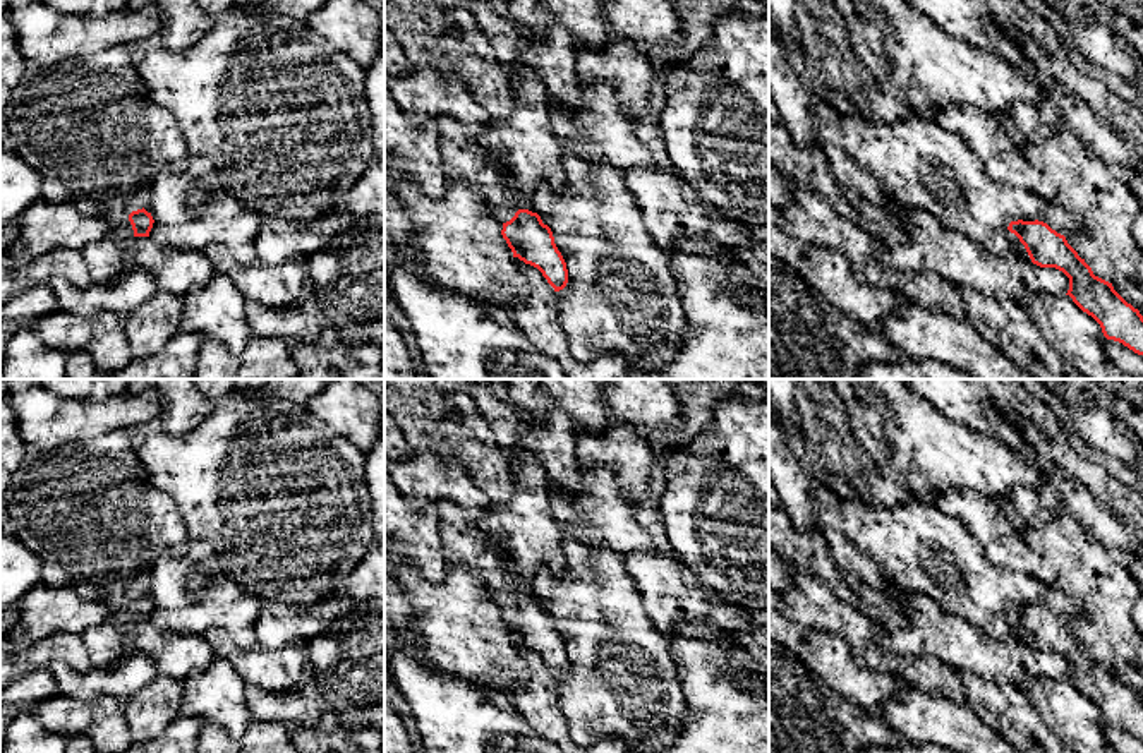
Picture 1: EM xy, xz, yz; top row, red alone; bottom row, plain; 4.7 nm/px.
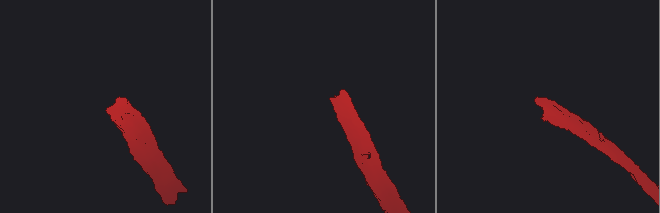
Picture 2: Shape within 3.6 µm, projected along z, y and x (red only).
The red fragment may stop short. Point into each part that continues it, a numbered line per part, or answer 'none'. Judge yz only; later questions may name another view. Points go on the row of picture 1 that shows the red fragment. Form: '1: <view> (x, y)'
none

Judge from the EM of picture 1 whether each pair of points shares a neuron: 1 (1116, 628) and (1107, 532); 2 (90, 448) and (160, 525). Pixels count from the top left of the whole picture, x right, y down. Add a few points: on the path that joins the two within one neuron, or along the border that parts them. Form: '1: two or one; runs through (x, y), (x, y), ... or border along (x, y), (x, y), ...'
1: two; border along (1076, 522), (1124, 556)
2: one; runs through (102, 467), (141, 506)

